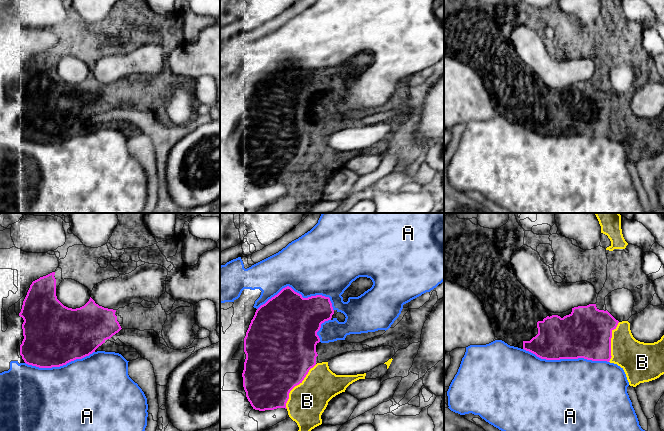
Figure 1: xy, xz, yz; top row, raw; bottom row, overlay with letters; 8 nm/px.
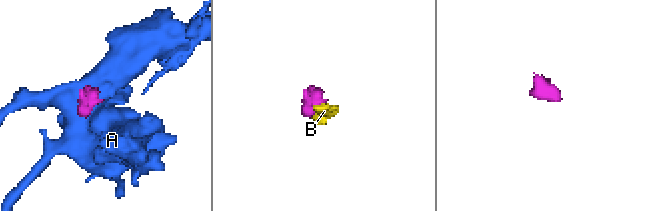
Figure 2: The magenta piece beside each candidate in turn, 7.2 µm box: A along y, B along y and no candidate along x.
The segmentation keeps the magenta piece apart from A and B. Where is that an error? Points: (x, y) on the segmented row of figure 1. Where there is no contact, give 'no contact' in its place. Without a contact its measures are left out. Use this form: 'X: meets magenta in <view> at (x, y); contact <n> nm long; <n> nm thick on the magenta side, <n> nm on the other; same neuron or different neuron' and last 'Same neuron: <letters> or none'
A: meets magenta in xz at (297, 293); contact 600 nm long; 480 nm thick on the magenta side, 480 nm on the other; different neuron
B: meets magenta in xz at (296, 385); contact 440 nm long; 500 nm thick on the magenta side, 300 nm on the other; same neuron
Same neuron: B

